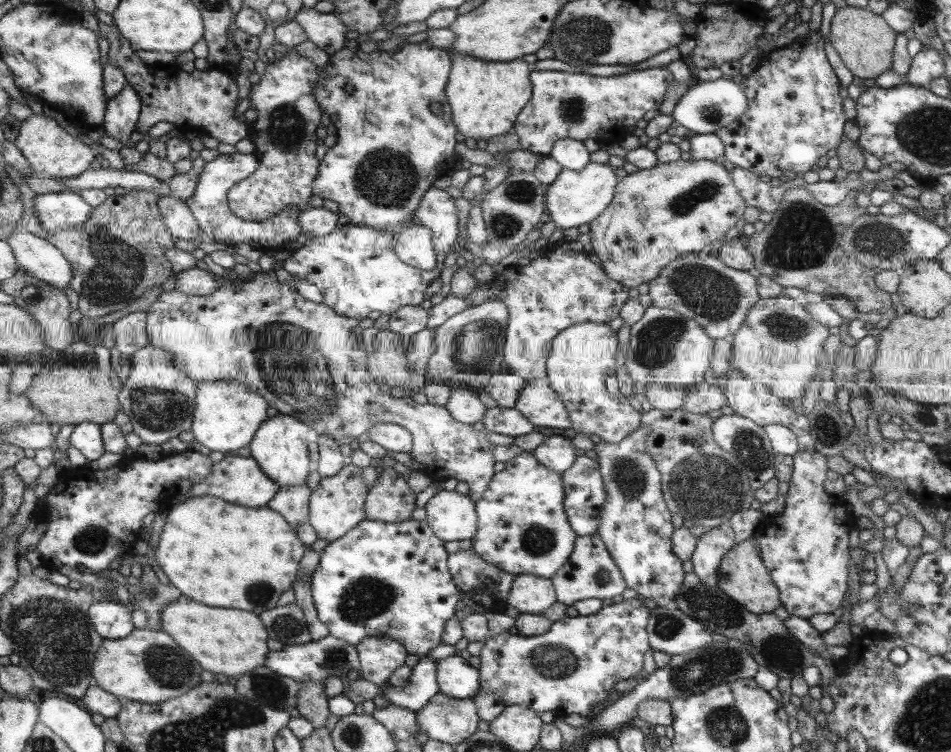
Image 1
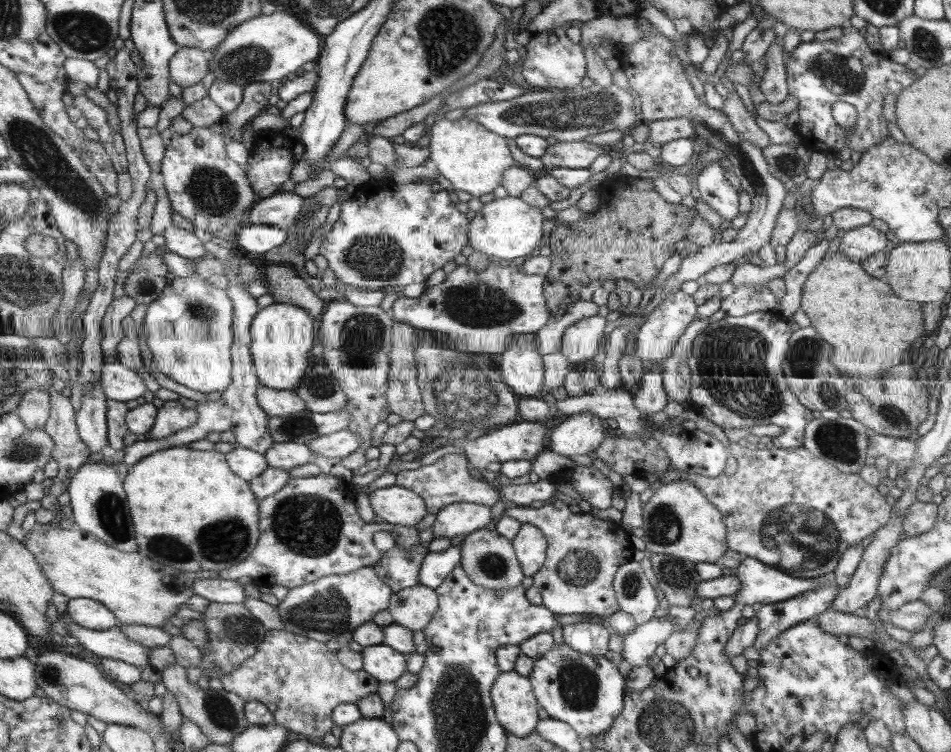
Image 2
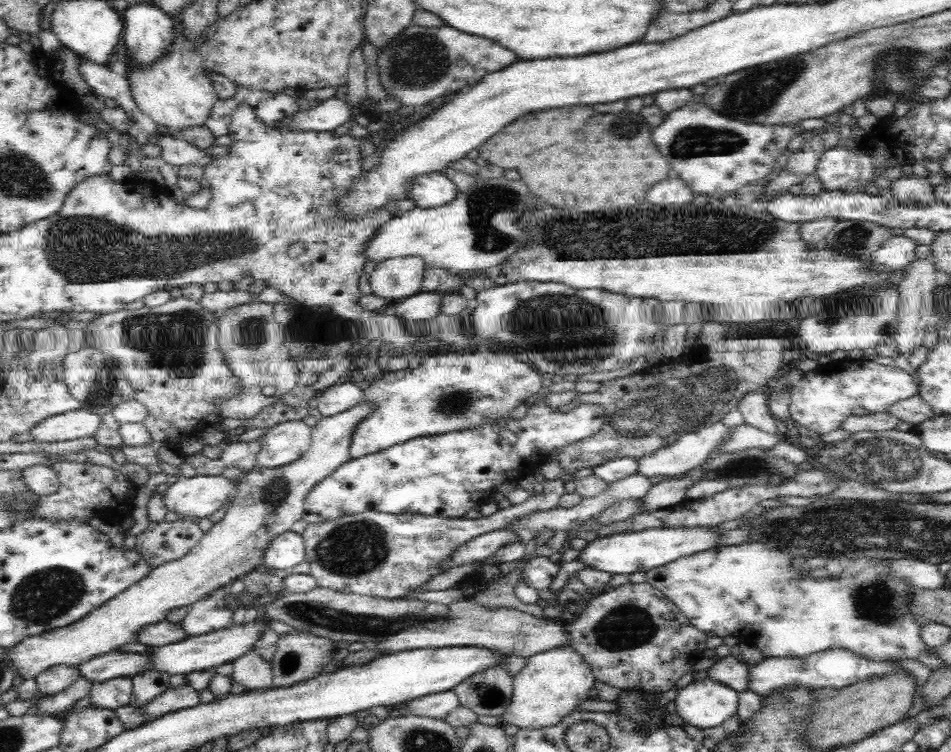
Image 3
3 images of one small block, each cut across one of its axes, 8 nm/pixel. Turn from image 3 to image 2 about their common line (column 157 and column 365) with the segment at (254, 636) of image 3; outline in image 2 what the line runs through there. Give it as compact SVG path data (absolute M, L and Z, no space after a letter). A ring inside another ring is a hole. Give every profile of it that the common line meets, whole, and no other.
M376 645L363 647L360 651L362 669L371 675L377 682L394 682L404 674L406 669L406 656L389 646Z

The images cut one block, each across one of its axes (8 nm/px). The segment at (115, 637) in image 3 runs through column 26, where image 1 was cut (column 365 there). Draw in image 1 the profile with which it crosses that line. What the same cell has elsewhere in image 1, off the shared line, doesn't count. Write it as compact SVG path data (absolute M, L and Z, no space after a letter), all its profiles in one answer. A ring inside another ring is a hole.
M364 638L356 645L359 652L360 669L358 675L372 684L387 684L393 670L400 669L407 652L391 638Z

